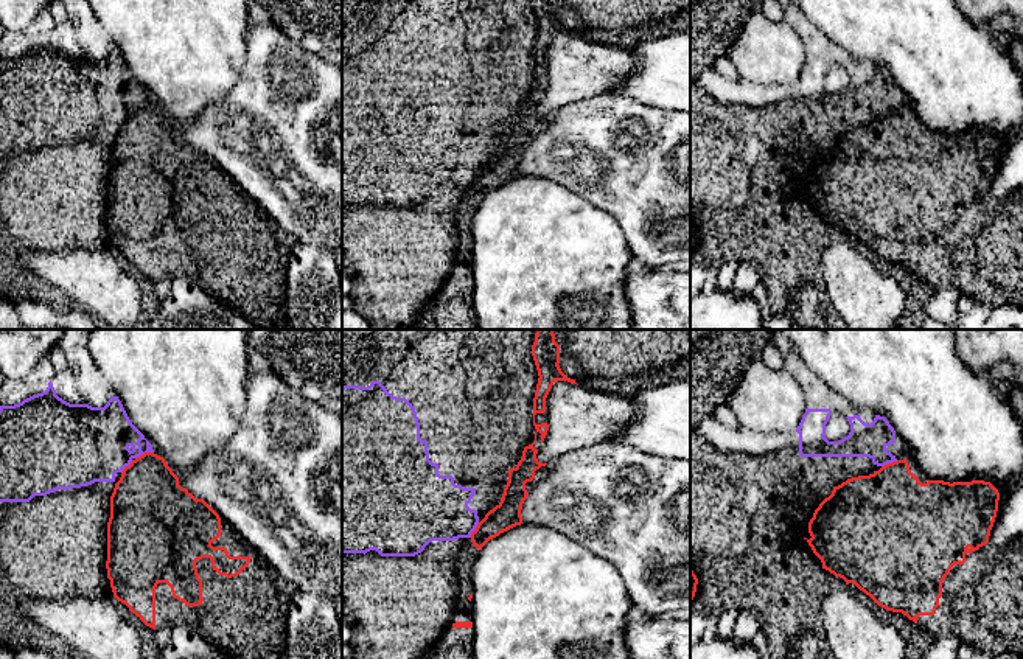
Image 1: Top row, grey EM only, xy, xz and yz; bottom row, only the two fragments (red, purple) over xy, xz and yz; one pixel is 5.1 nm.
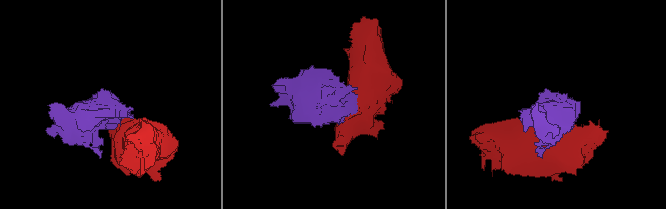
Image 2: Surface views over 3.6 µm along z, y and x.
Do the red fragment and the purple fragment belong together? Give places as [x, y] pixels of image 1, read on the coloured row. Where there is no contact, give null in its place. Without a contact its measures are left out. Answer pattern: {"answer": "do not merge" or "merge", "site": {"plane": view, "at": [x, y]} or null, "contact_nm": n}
{"answer": "do not merge", "site": {"plane": "xy", "at": [145, 453]}, "contact_nm": 100}

